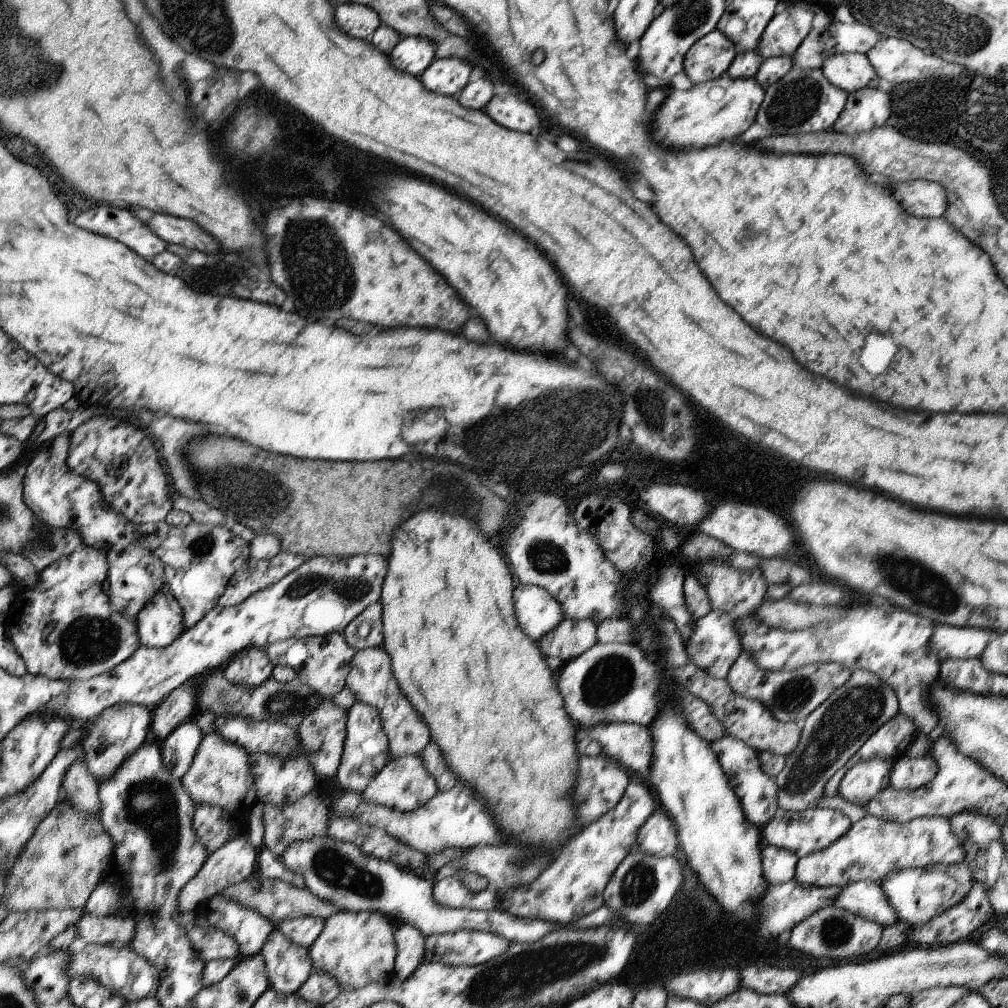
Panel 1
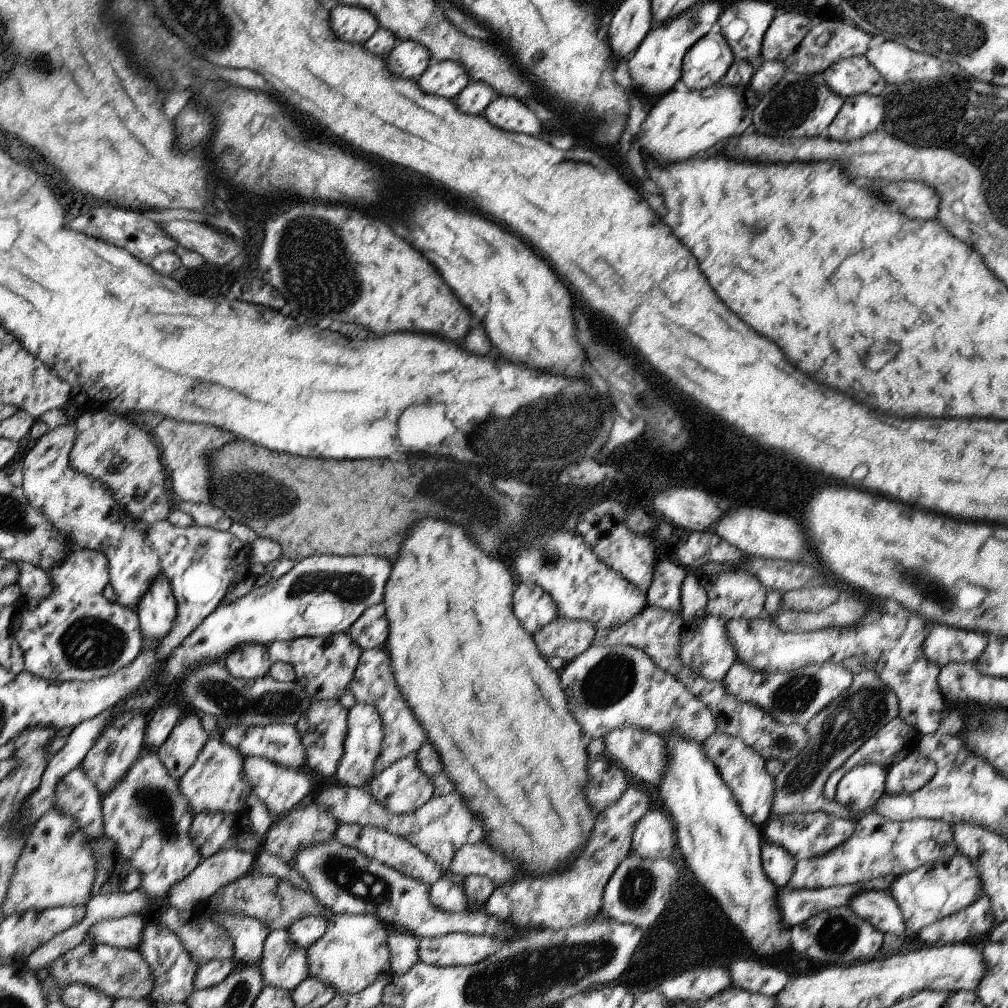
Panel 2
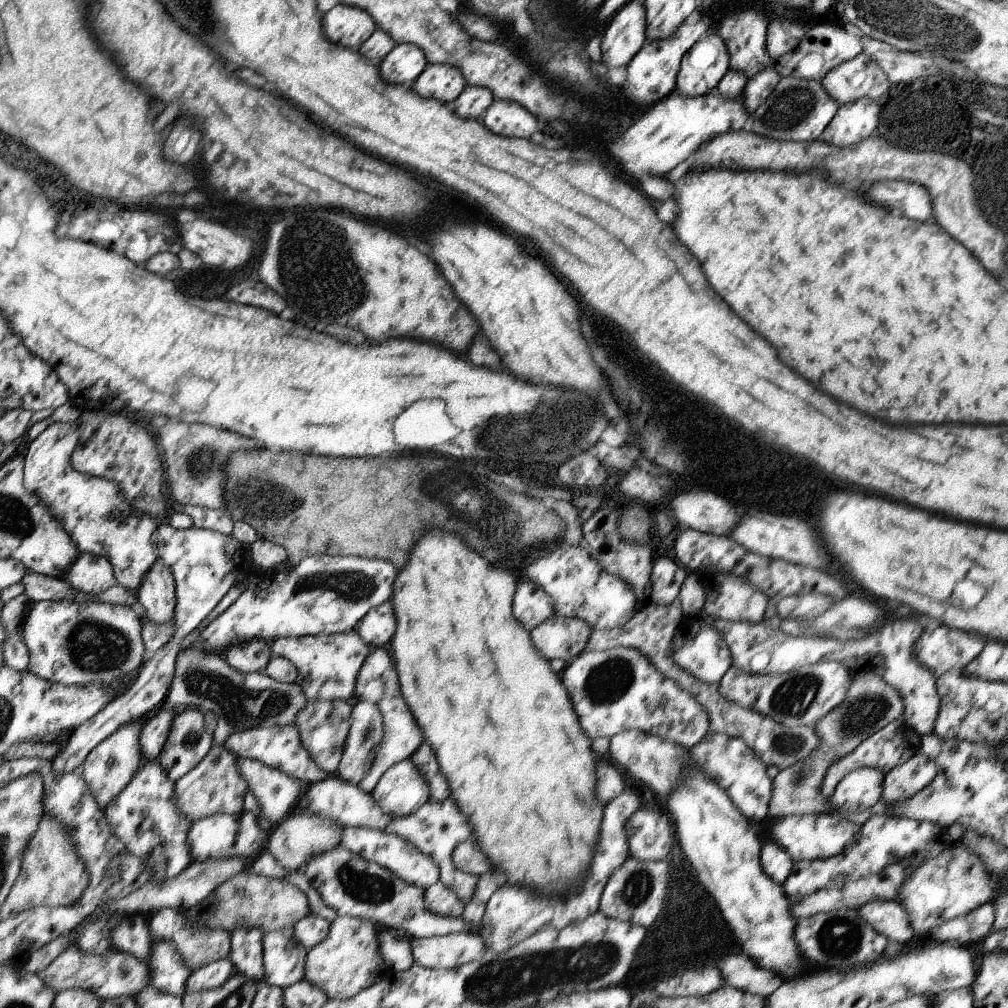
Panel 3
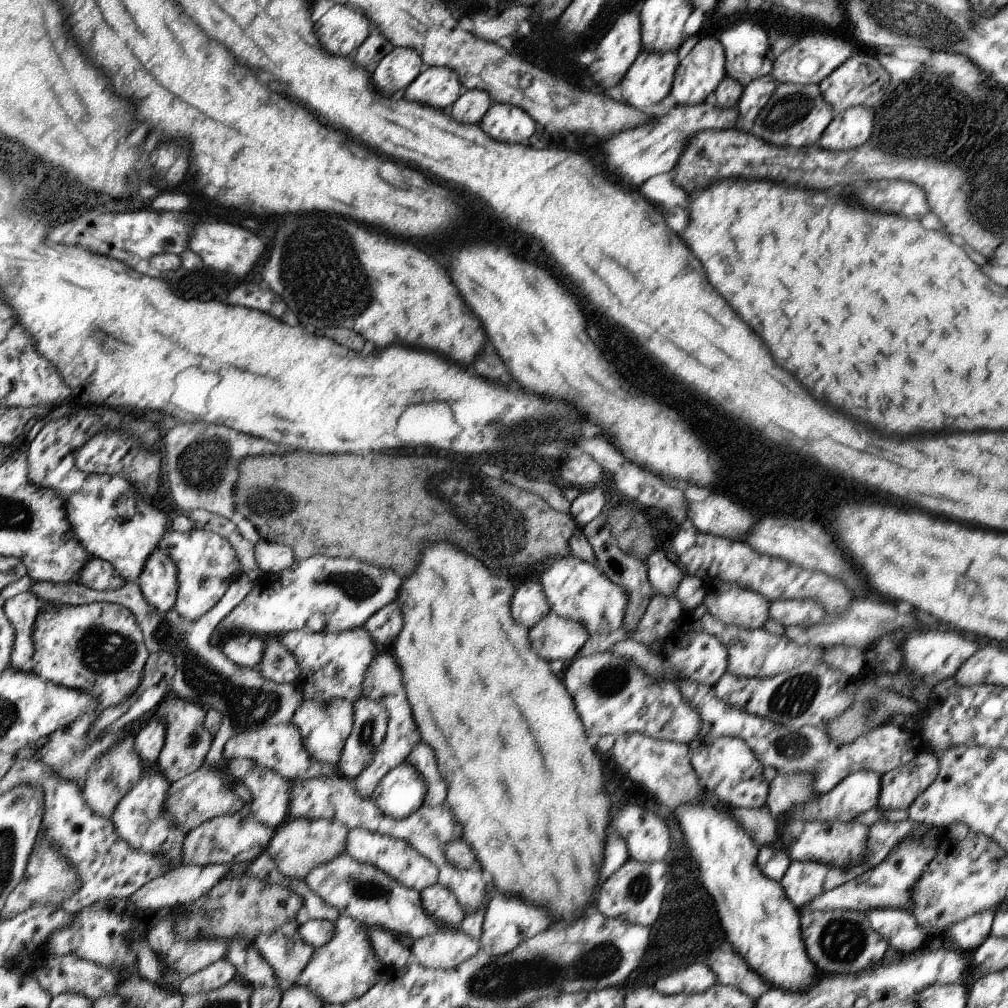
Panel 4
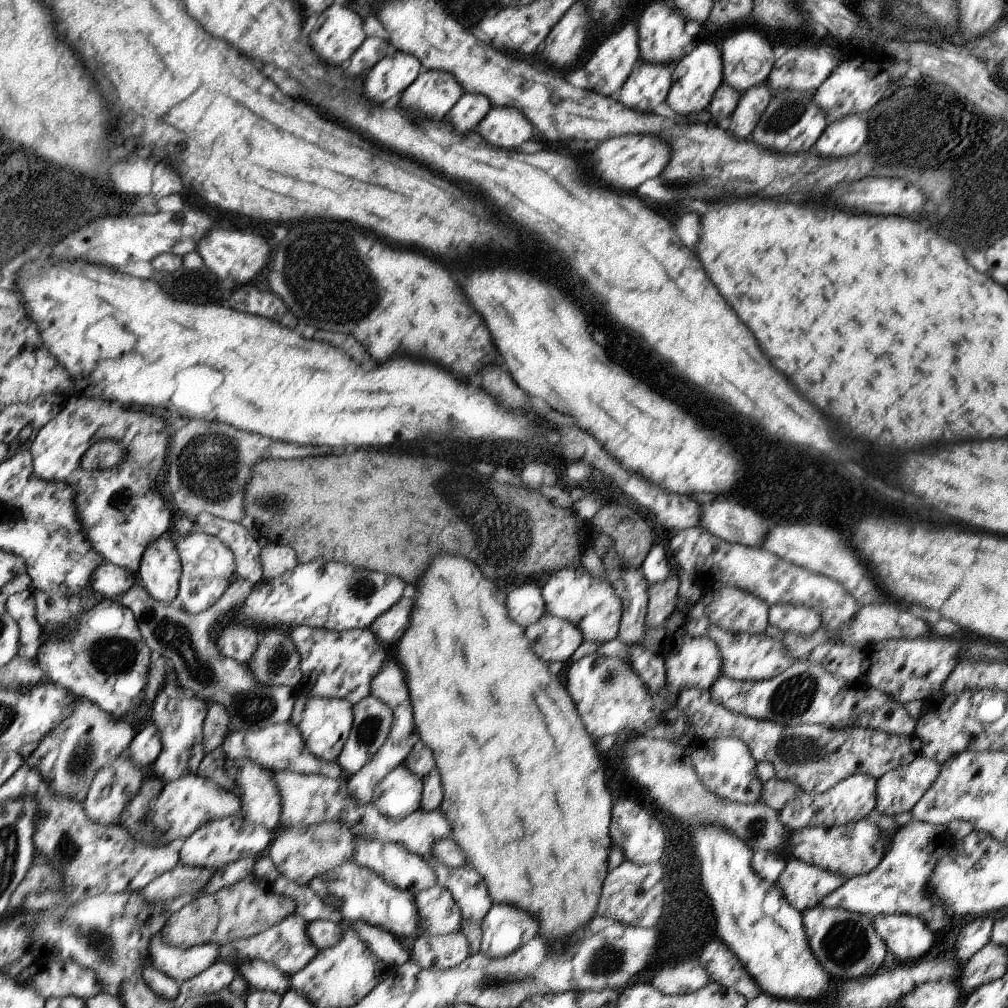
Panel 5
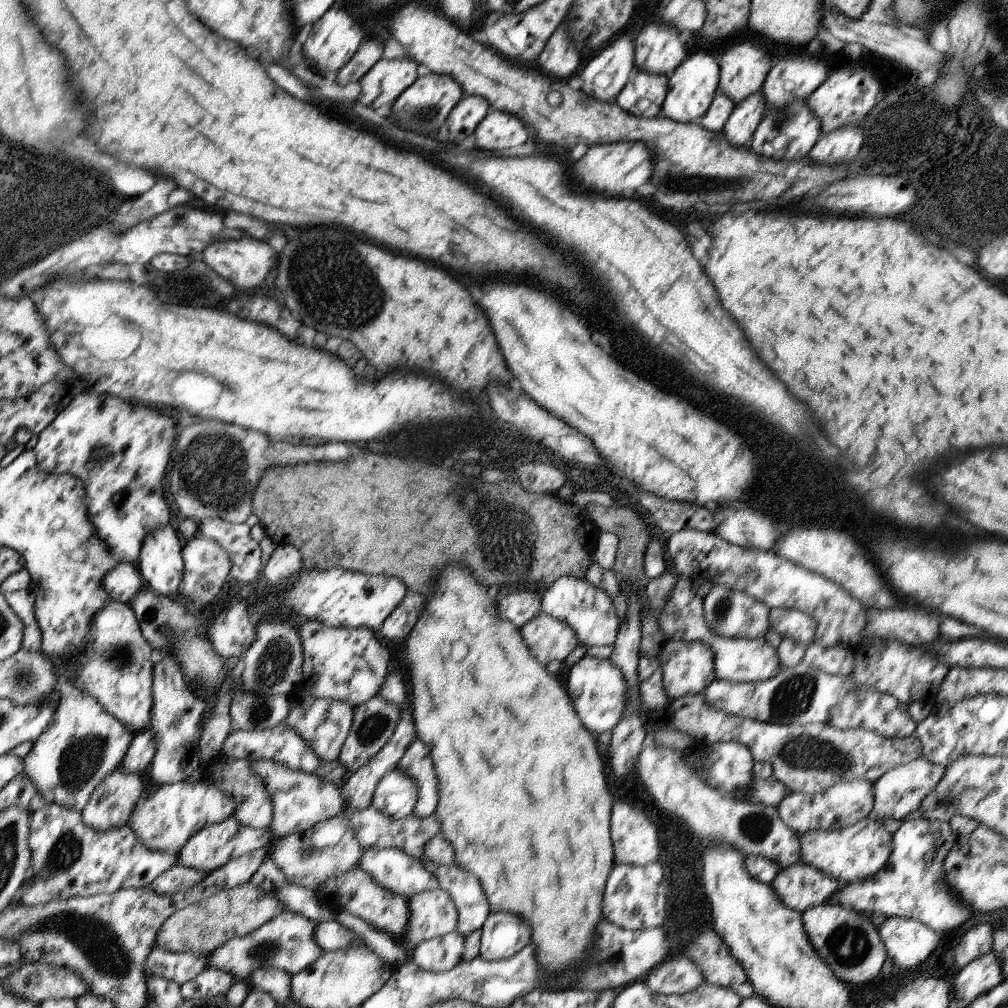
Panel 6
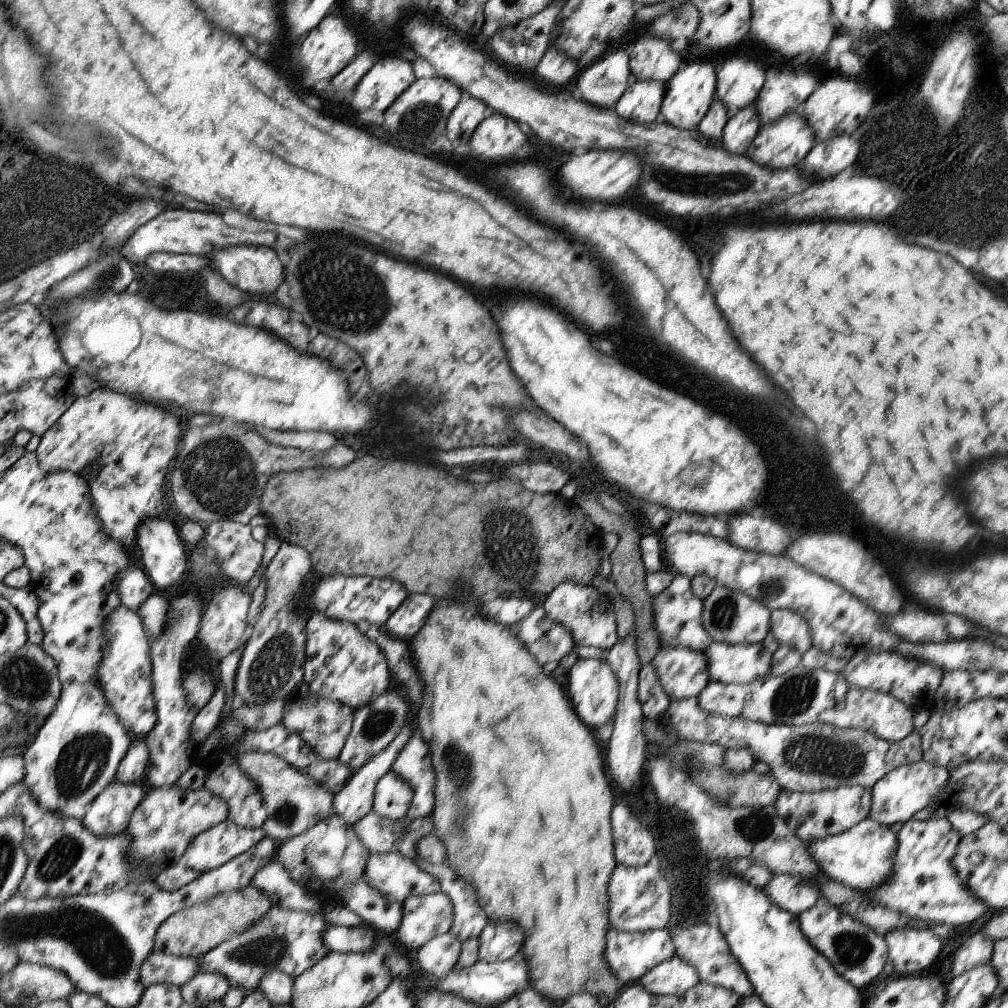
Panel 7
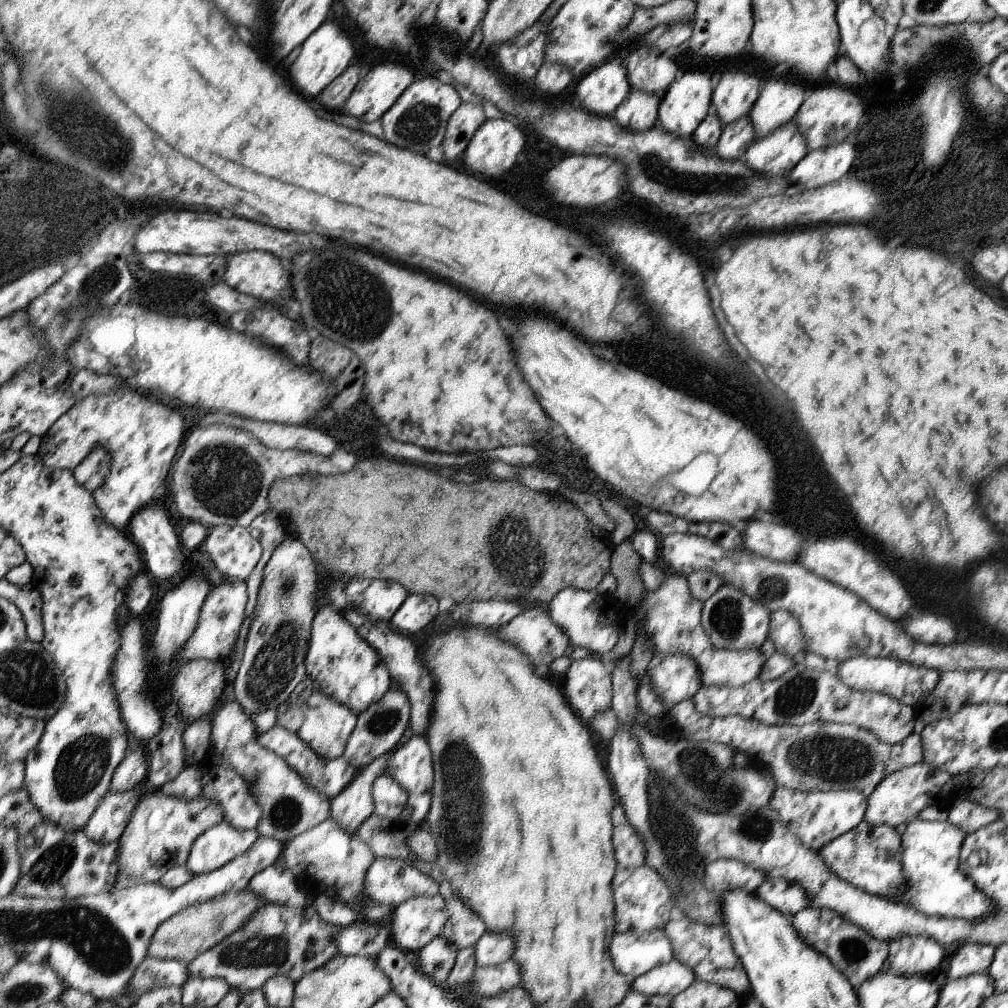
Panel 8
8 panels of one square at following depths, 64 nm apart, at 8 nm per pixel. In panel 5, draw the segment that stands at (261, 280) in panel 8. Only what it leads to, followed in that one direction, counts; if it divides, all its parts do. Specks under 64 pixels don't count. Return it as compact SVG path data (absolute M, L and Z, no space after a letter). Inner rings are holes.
M224 228L210 230L197 243L195 251L213 273L216 272L220 278L230 276L236 282L250 282L266 266L266 240L242 230L224 230Z

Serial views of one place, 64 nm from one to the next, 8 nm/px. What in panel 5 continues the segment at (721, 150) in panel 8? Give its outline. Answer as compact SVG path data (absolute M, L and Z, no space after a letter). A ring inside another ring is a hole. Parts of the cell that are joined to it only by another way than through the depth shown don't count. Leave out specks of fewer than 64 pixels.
M766 82L752 86L742 93L737 108L725 124L726 130L733 133L737 140L750 138L773 96Z

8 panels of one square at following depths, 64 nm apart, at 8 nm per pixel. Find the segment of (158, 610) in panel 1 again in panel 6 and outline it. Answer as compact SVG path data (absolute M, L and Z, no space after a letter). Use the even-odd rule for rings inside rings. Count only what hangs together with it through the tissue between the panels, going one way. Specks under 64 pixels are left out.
M170 524L146 536L136 568L147 589L164 597L174 596L181 589L185 562L180 550L182 544Z

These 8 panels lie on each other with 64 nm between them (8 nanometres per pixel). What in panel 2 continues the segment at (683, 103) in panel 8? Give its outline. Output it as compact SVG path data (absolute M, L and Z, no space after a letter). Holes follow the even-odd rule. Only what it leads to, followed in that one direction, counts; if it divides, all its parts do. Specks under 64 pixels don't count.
M720 32L706 34L684 56L680 81L688 90L706 90L722 80L736 61Z

